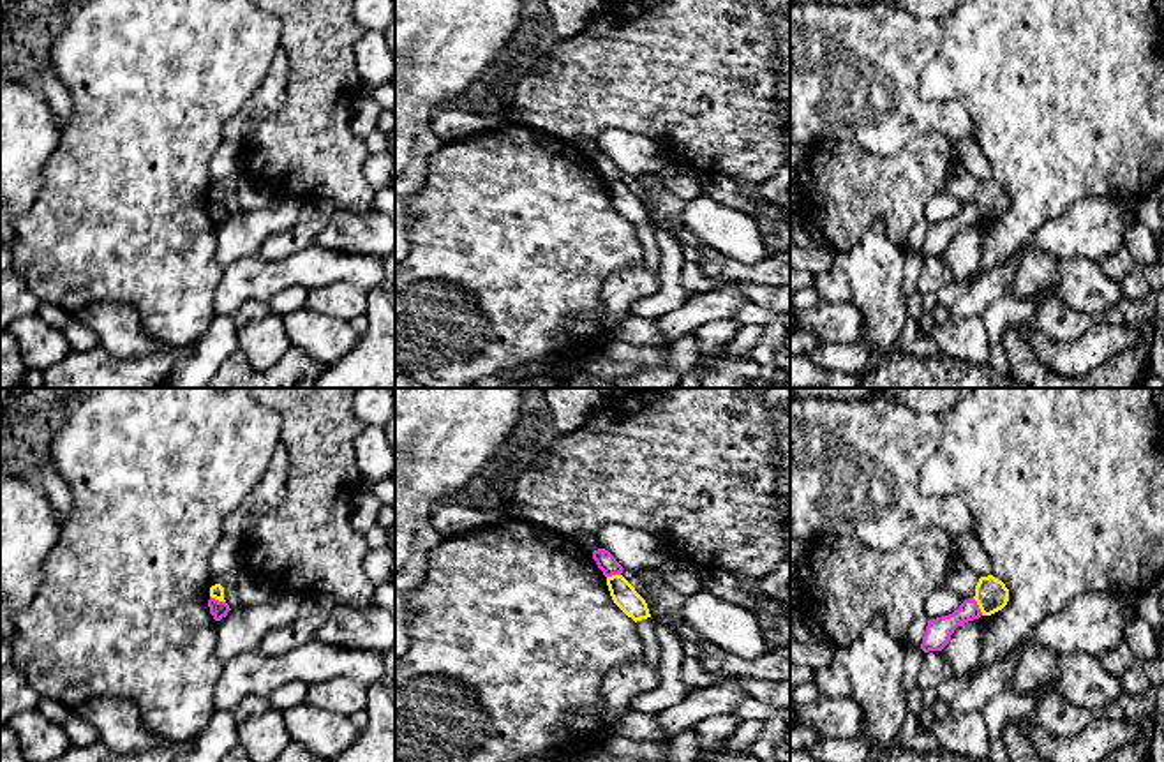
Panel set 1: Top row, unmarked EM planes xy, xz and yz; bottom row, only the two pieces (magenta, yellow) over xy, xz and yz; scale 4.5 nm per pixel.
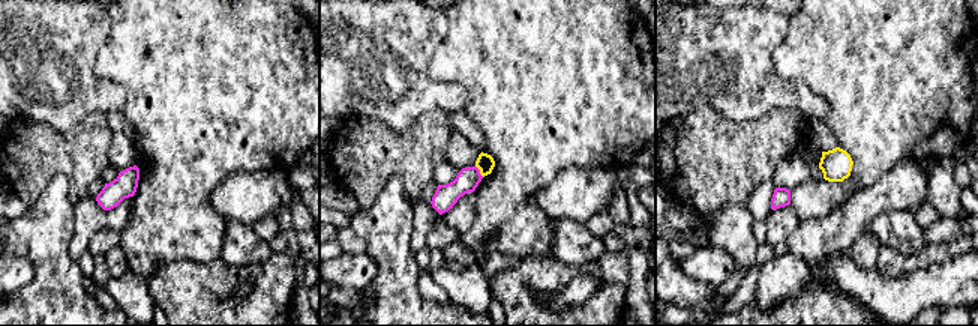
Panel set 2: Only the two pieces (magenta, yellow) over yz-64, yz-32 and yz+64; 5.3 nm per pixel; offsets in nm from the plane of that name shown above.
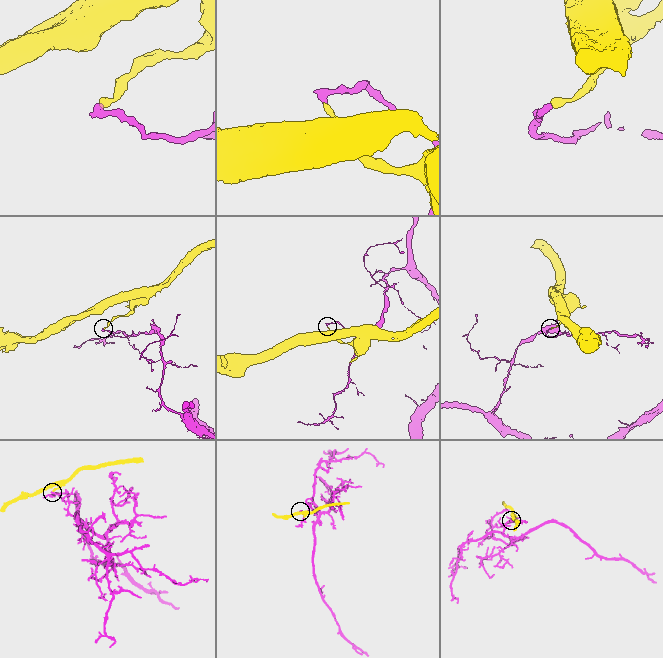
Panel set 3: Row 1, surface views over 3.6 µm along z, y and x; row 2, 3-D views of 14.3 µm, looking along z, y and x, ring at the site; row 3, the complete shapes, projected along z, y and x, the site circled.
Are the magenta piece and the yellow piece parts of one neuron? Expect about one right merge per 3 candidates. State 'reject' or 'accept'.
reject

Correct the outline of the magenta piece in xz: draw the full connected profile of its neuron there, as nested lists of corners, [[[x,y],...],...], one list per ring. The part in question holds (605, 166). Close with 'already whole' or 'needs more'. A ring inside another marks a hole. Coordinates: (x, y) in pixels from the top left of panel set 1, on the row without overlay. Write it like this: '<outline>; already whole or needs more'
[[[605,153],[594,155],[593,157],[593,164],[596,166],[598,173],[603,176],[605,182],[612,182],[612,180],[621,180],[623,178],[623,171]]]; already whole

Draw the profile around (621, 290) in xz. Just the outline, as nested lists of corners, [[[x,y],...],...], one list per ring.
[[[644,263],[624,266],[608,275],[601,289],[601,310],[573,316],[568,337],[573,347],[605,347],[617,325],[630,316],[635,302],[660,289],[660,275]]]

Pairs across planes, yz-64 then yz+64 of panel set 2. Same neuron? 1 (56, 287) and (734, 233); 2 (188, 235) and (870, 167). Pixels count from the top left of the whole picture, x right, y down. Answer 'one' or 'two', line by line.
1: one
2: one

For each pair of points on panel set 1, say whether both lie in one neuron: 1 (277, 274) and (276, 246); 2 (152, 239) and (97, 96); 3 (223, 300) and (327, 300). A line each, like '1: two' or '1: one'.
1: two
2: one
3: two

